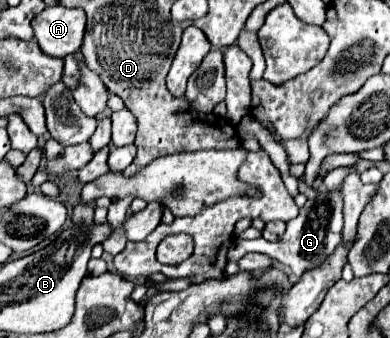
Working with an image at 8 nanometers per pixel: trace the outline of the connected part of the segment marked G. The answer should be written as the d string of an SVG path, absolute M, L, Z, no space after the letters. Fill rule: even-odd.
M322 192L316 200L308 200L306 206L300 208L300 214L286 224L286 232L280 236L280 242L268 242L262 236L256 240L236 238L228 250L228 260L238 262L248 252L264 252L274 260L282 262L294 278L300 278L304 272L324 264L334 254L340 242L342 242L342 196L340 192Z

